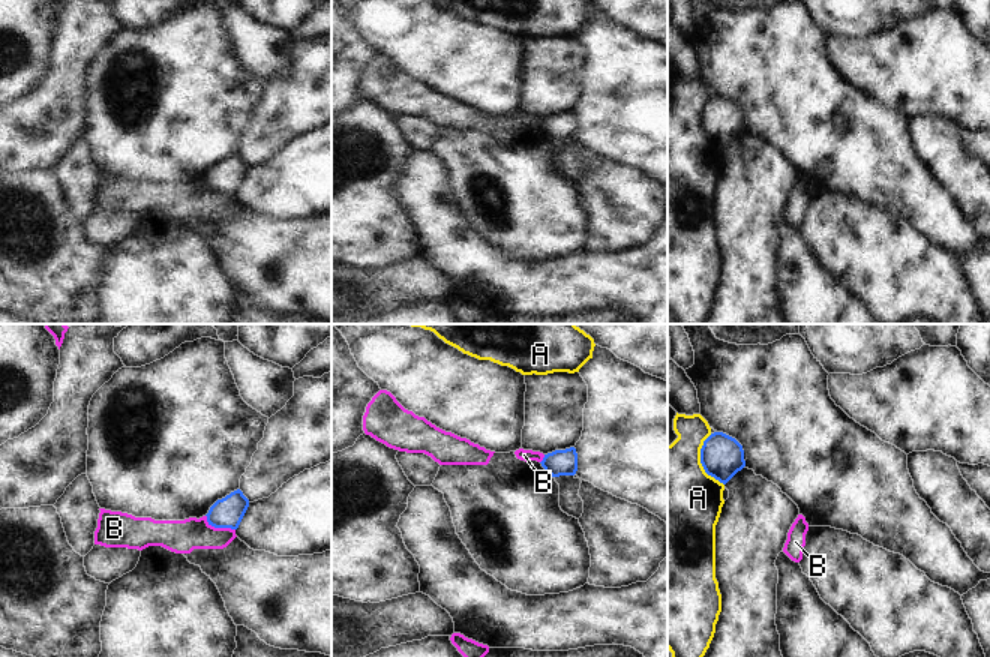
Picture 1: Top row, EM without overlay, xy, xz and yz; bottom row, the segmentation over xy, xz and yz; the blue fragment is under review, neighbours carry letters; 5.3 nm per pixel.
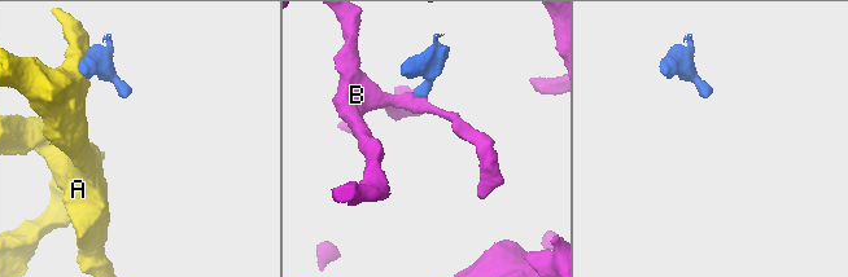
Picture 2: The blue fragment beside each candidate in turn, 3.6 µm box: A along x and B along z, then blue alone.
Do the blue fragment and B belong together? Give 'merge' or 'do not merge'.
do not merge

